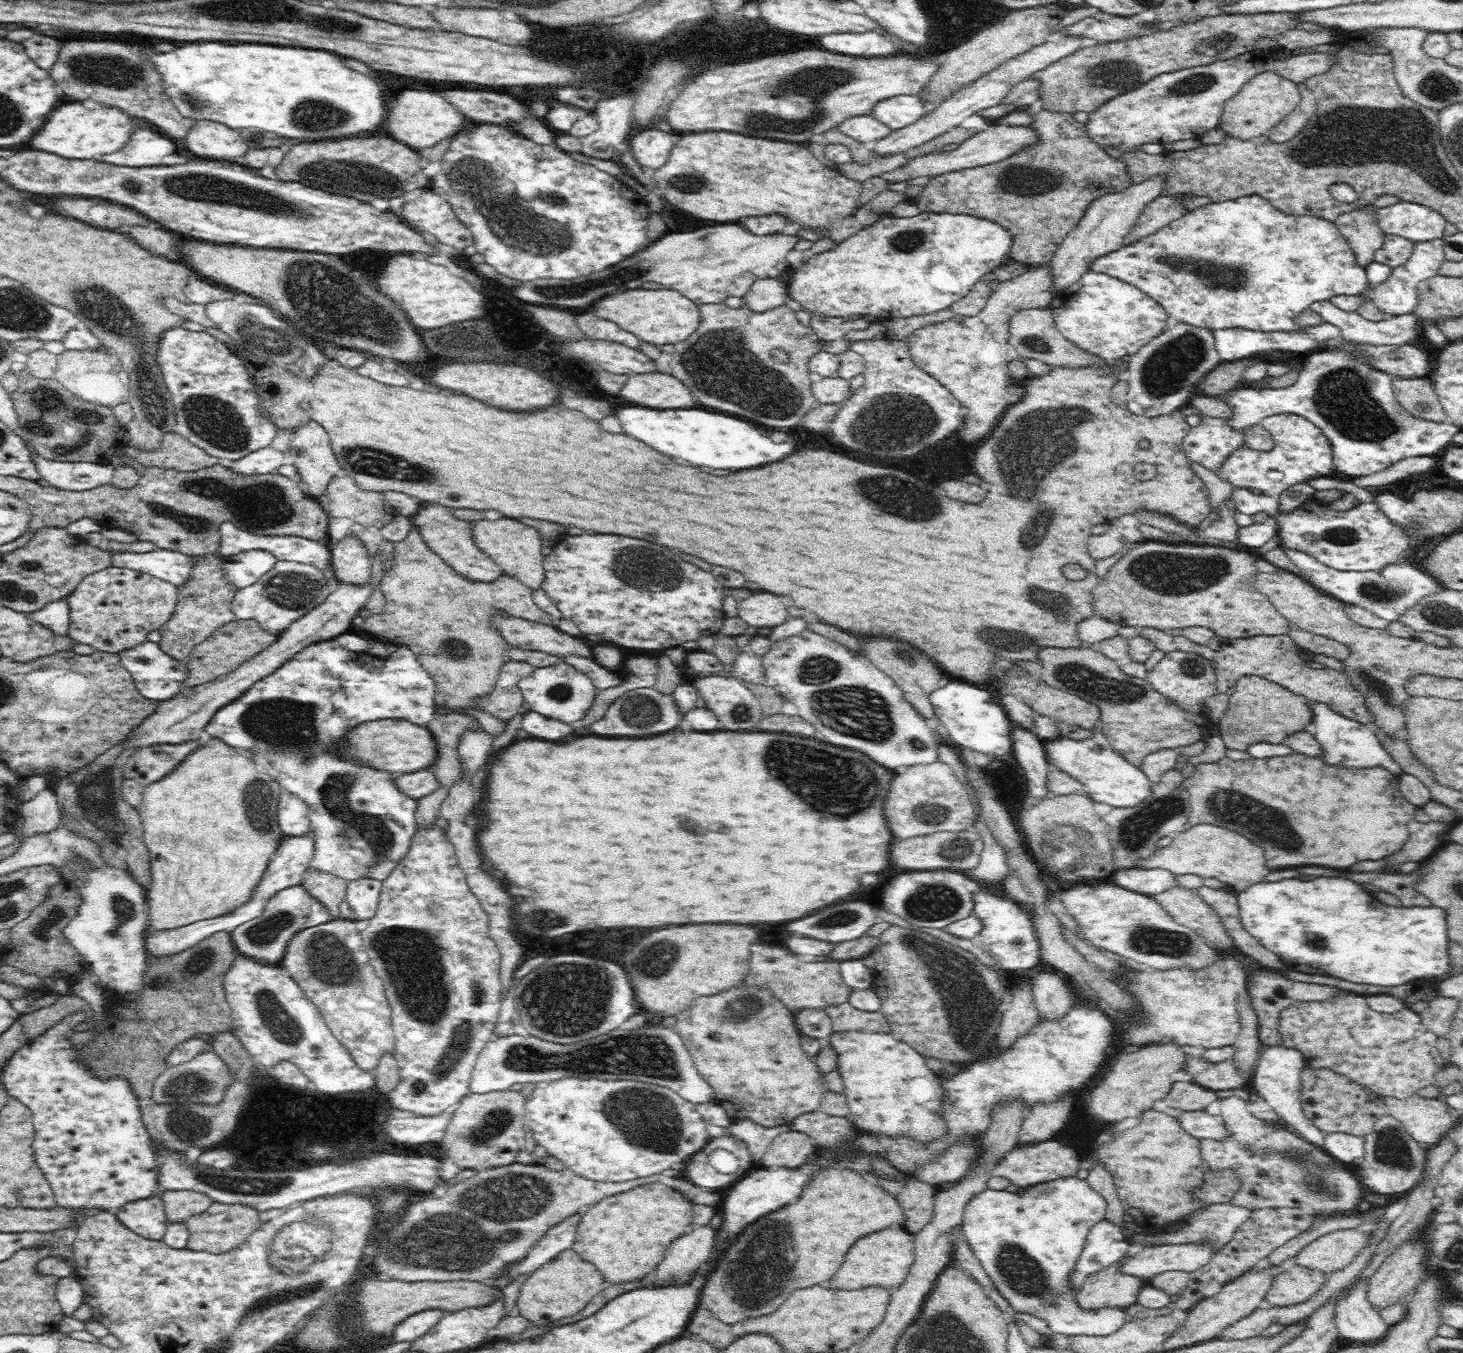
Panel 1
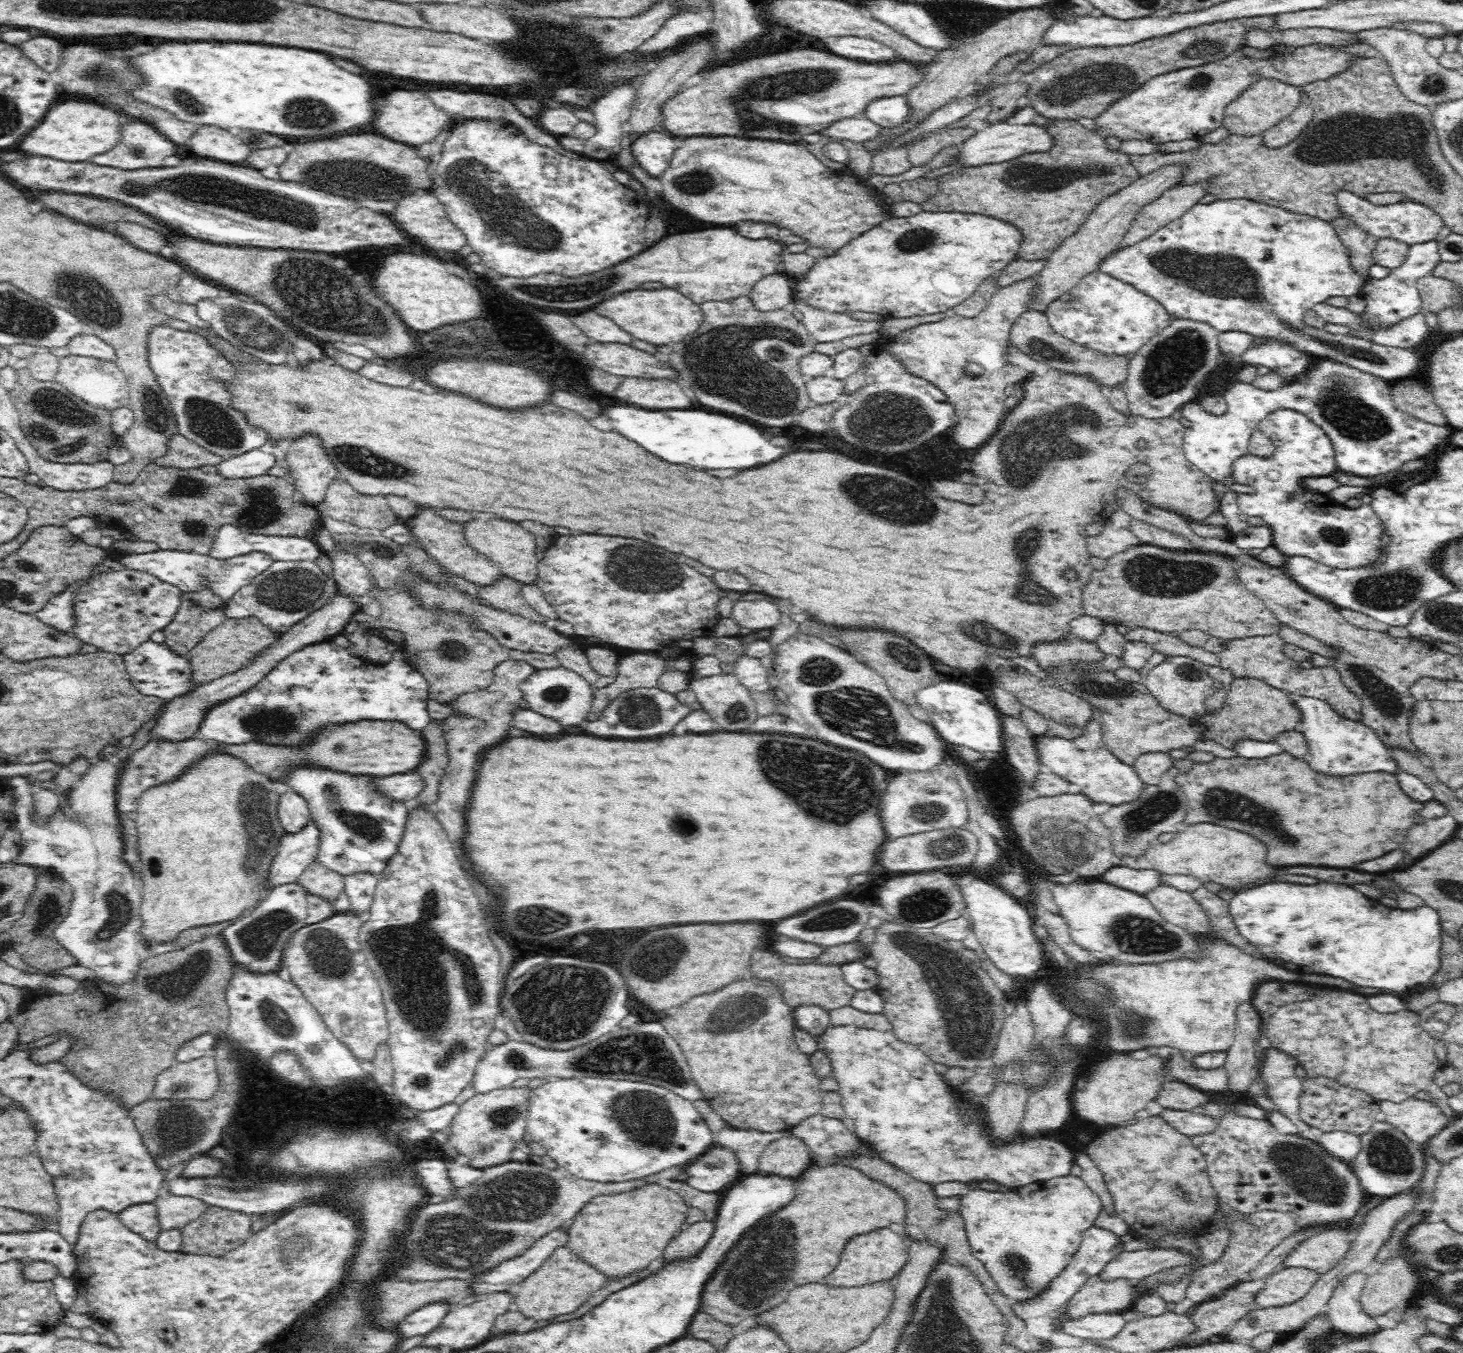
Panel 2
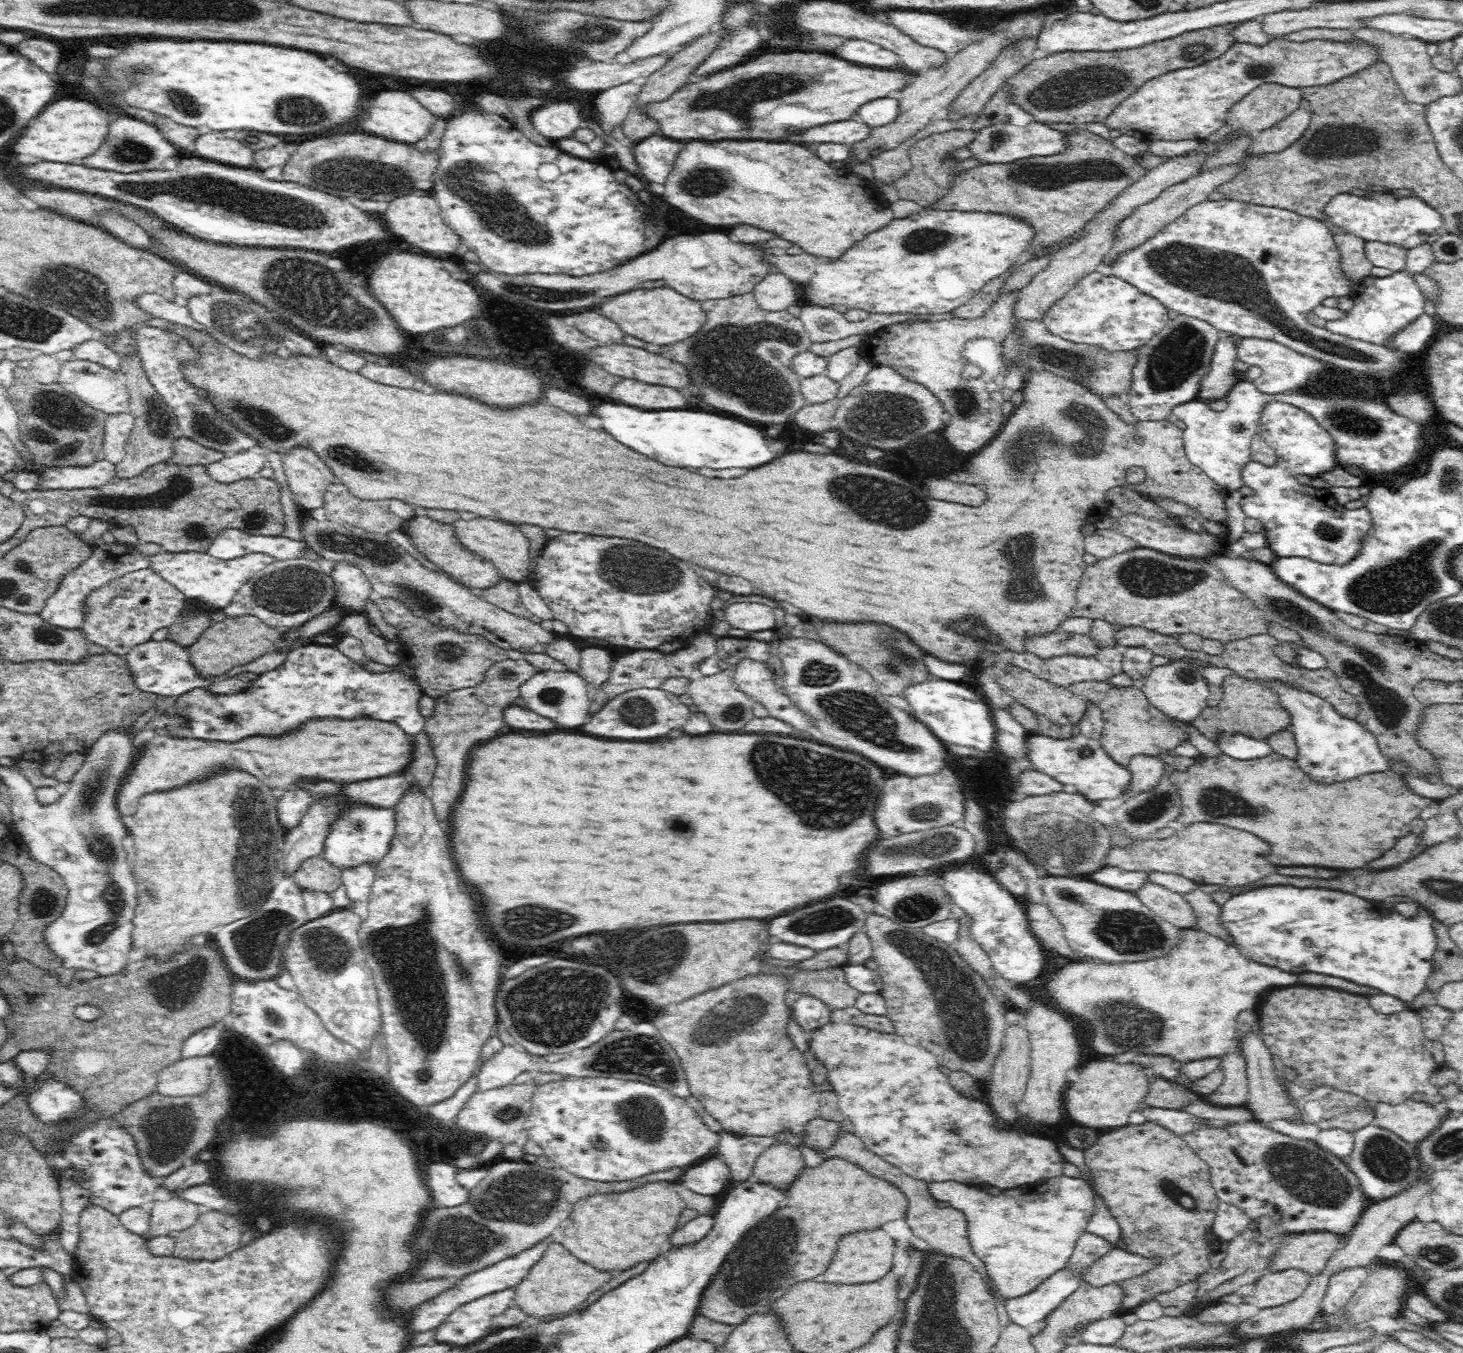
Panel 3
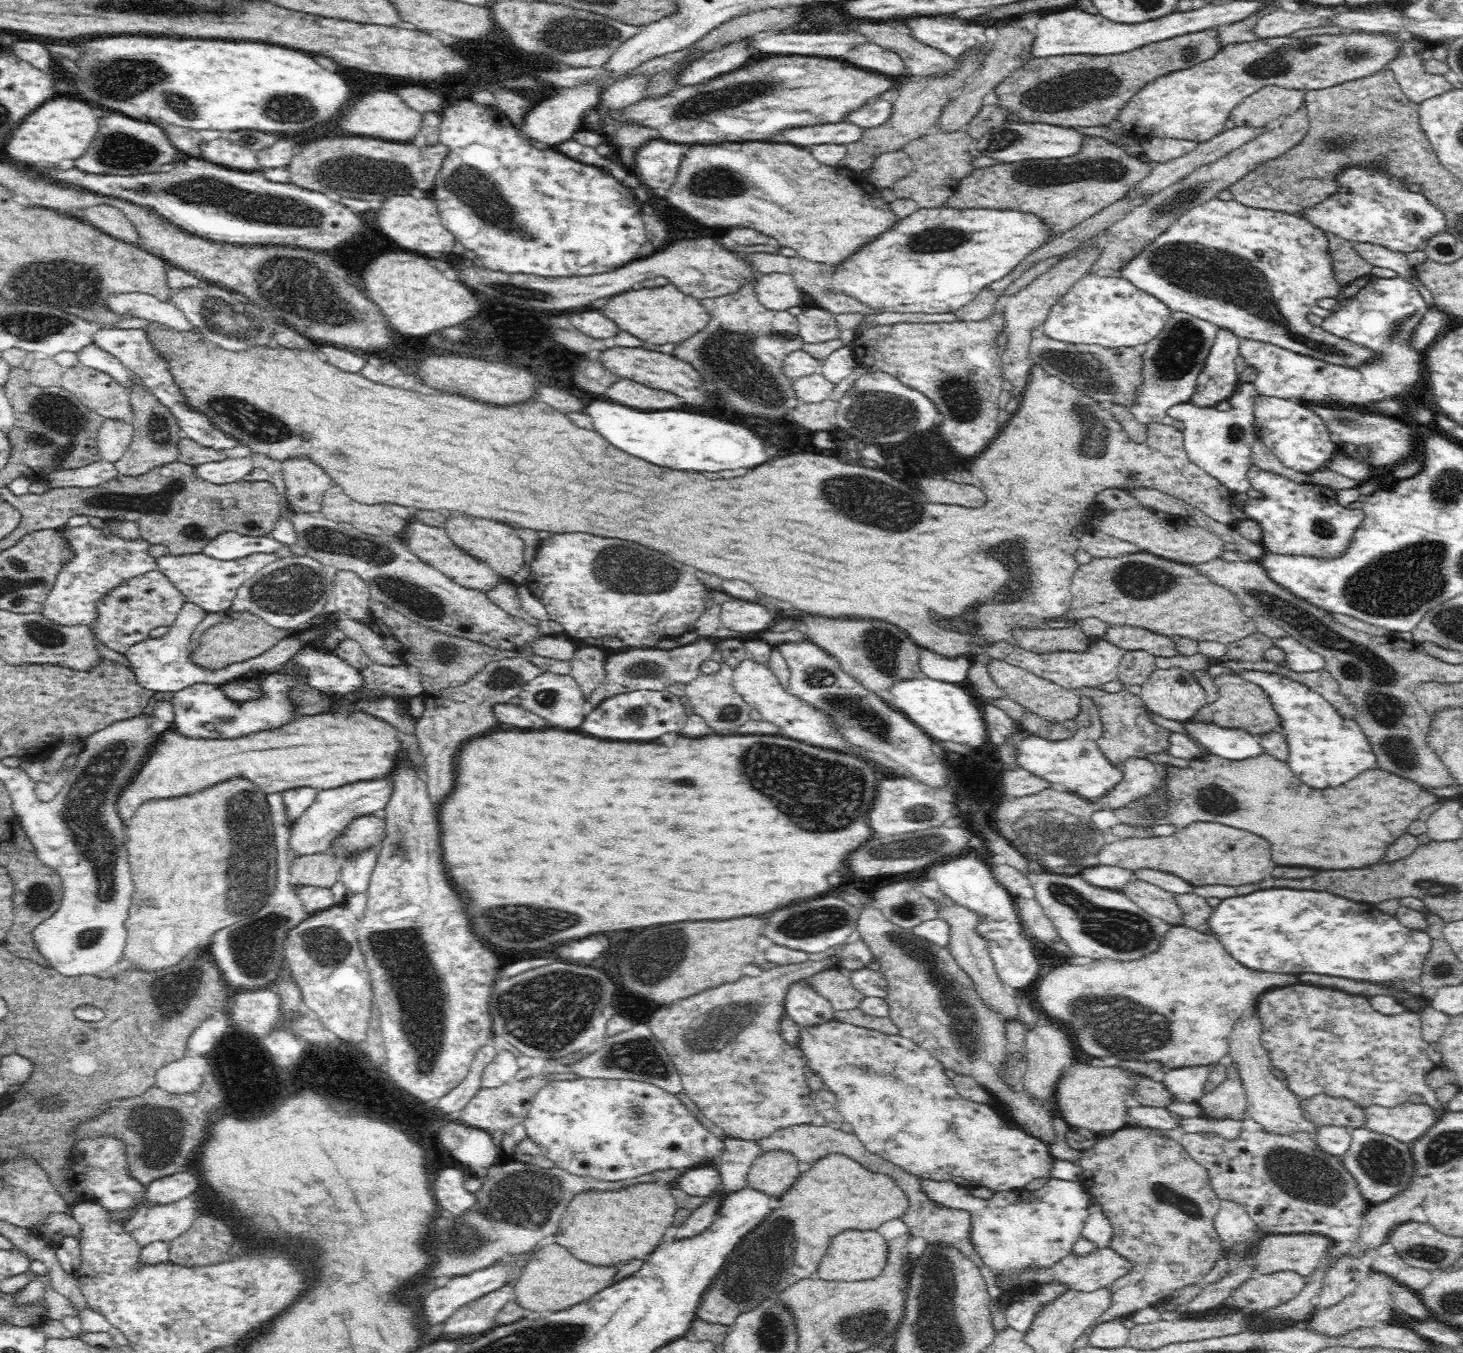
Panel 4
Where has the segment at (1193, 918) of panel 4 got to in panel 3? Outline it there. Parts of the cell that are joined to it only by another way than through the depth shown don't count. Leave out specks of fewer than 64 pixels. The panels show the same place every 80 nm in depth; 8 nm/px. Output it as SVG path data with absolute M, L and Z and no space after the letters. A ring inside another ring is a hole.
M1198 889L1189 894L1182 894L1182 897L1190 905L1191 913L1195 918L1195 926L1198 930L1227 941L1227 932L1217 919L1221 904L1216 903L1212 895Z

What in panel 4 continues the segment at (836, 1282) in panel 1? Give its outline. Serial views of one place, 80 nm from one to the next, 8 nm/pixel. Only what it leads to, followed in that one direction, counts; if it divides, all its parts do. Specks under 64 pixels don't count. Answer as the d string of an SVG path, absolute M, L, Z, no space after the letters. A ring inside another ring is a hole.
M846 1230L830 1238L830 1246L826 1248L824 1256L820 1258L820 1264L812 1274L813 1278L838 1280L838 1281L861 1281L862 1279L874 1278L885 1265L887 1253L887 1241L872 1230Z

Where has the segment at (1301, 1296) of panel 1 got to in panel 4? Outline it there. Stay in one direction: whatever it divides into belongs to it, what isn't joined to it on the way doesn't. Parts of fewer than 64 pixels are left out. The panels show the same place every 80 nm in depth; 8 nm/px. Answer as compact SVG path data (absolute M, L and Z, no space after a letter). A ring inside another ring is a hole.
M1290 1270L1269 1275L1252 1275L1231 1290L1230 1298L1235 1309L1262 1312L1296 1298L1308 1281L1309 1279Z

